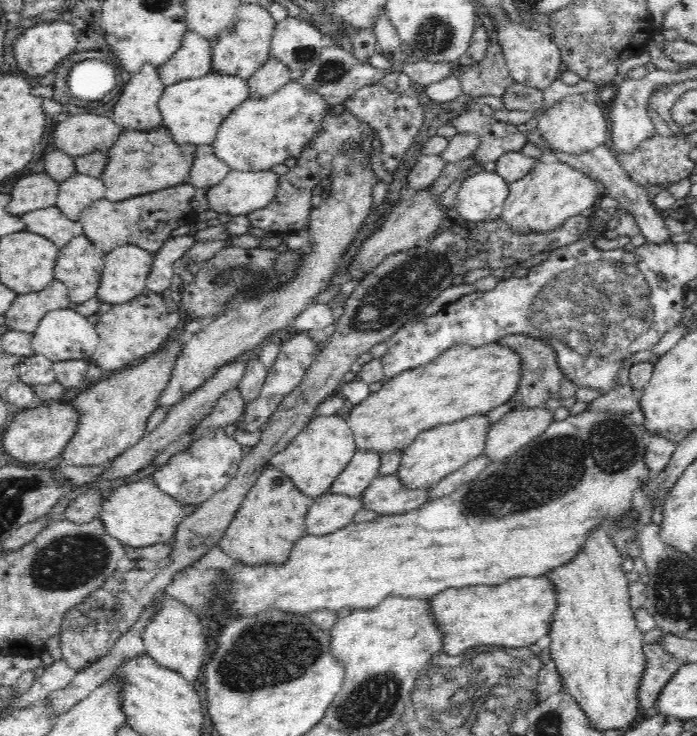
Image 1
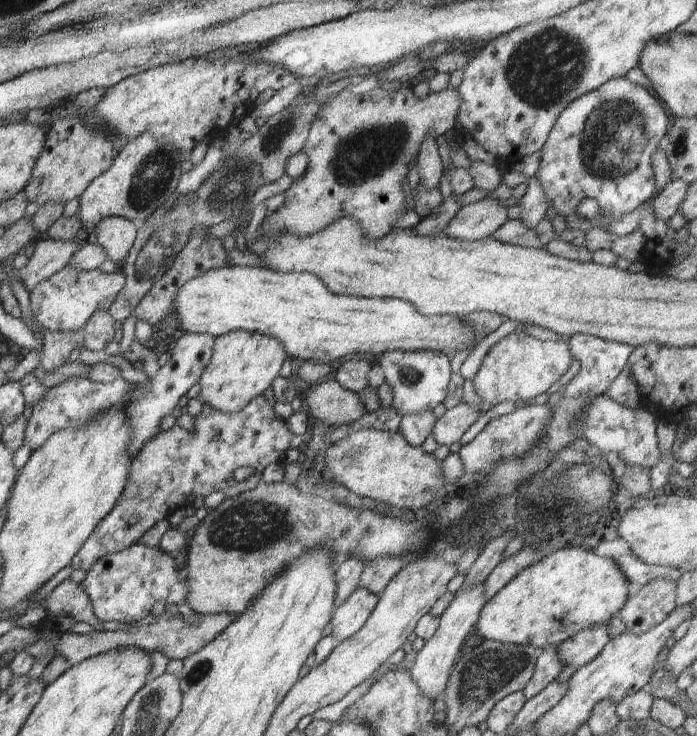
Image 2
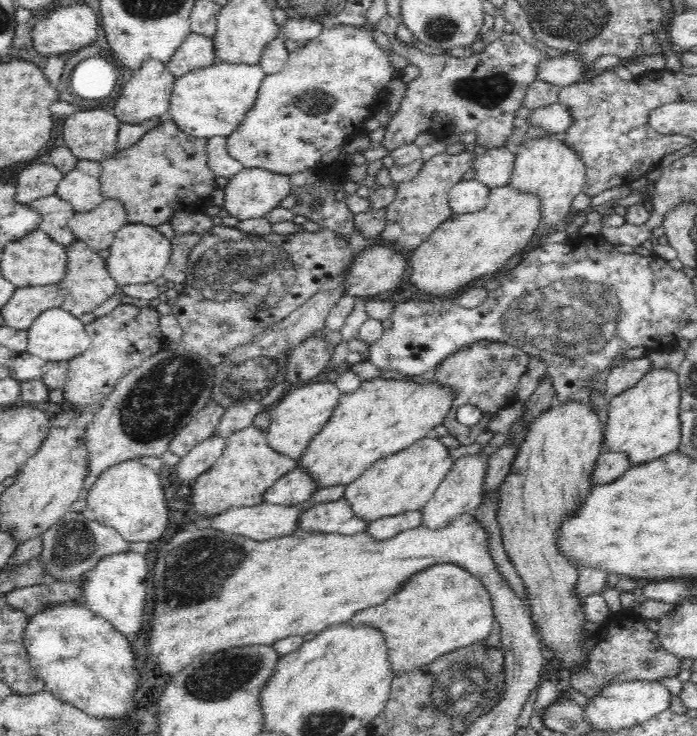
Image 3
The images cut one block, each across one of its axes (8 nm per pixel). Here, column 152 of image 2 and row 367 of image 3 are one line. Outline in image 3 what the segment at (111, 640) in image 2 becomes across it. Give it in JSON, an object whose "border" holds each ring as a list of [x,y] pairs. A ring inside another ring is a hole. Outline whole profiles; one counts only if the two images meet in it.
{"border":[[[647,357],[638,358],[637,360],[629,360],[621,362],[609,375],[606,375],[606,386],[604,390],[616,396],[633,388],[644,376],[647,376],[654,367]]]}

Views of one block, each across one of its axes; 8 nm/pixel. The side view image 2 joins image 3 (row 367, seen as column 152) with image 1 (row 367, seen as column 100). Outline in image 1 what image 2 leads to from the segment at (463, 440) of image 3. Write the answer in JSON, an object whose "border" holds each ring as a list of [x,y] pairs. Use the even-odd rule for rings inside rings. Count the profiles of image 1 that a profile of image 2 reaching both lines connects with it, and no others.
{"border":[[[512,334],[497,340],[500,346],[509,346],[522,359],[522,378],[516,394],[510,398],[512,409],[545,407],[549,399],[559,395],[564,373],[558,367],[558,357],[555,350],[545,342],[530,334]]]}

